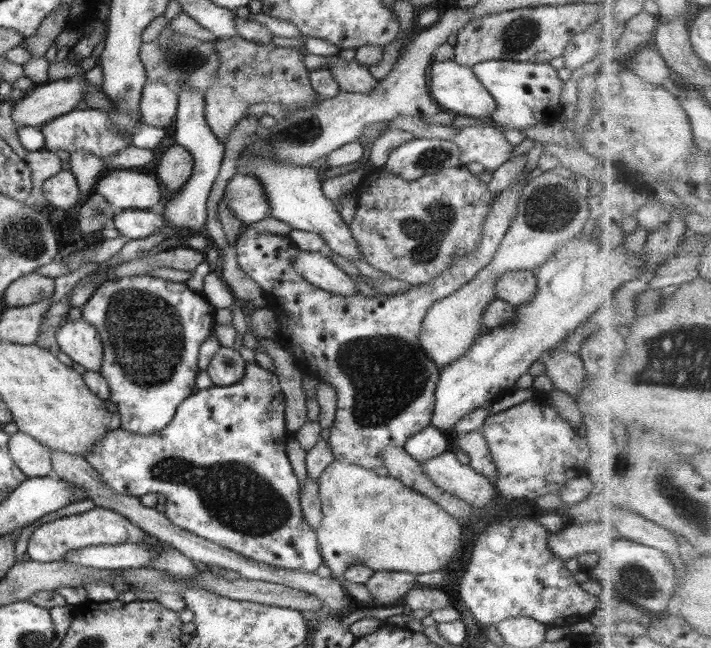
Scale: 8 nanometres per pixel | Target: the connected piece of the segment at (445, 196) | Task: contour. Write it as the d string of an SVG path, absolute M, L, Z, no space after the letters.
M384 166L373 169L355 190L357 209L349 227L363 258L388 276L411 285L426 284L457 258L476 250L495 195L464 166L407 181Z

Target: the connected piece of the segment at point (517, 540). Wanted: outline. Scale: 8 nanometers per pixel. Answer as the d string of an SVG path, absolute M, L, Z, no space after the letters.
M502 518L477 534L474 546L471 547L468 567L458 584L458 594L478 622L492 628L506 618L526 616L547 627L555 627L568 626L568 623L578 622L592 614L599 594L586 592L582 587L583 576L568 570L565 561L548 548L549 533L540 523L528 518Z

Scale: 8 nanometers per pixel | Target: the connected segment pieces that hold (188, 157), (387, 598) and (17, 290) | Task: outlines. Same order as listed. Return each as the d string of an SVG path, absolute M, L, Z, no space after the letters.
M175 143L162 154L156 177L168 190L168 197L192 176L193 156L181 144Z
M379 570L364 586L380 606L391 606L401 603L403 596L416 585L415 574Z
M37 272L17 278L4 290L4 304L7 307L28 306L48 299L54 292L54 278Z

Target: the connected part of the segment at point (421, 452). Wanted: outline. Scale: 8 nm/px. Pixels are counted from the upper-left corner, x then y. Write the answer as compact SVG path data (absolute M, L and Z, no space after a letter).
M428 425L418 434L413 434L403 448L411 458L414 458L418 463L424 463L451 450L450 440L446 432Z

